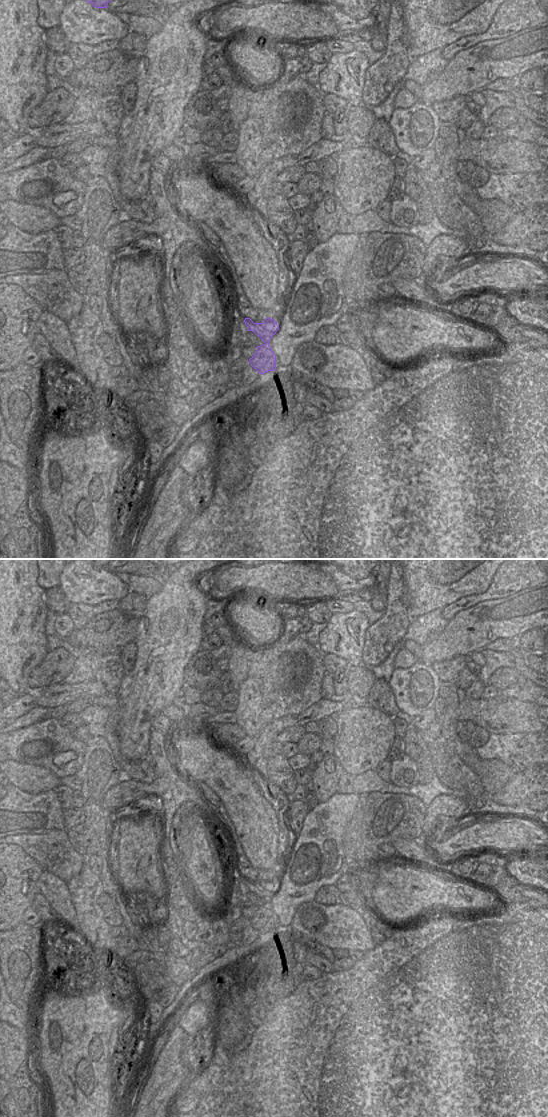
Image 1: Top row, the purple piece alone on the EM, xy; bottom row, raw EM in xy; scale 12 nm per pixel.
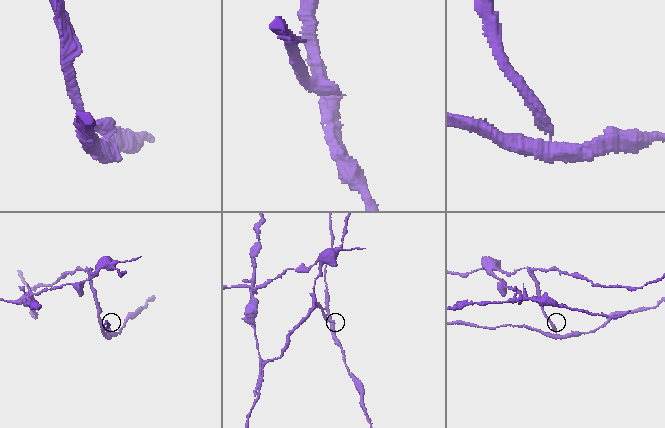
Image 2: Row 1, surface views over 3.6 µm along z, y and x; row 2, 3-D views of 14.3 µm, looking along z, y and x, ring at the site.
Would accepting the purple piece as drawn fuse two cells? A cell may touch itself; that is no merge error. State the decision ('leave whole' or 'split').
split

